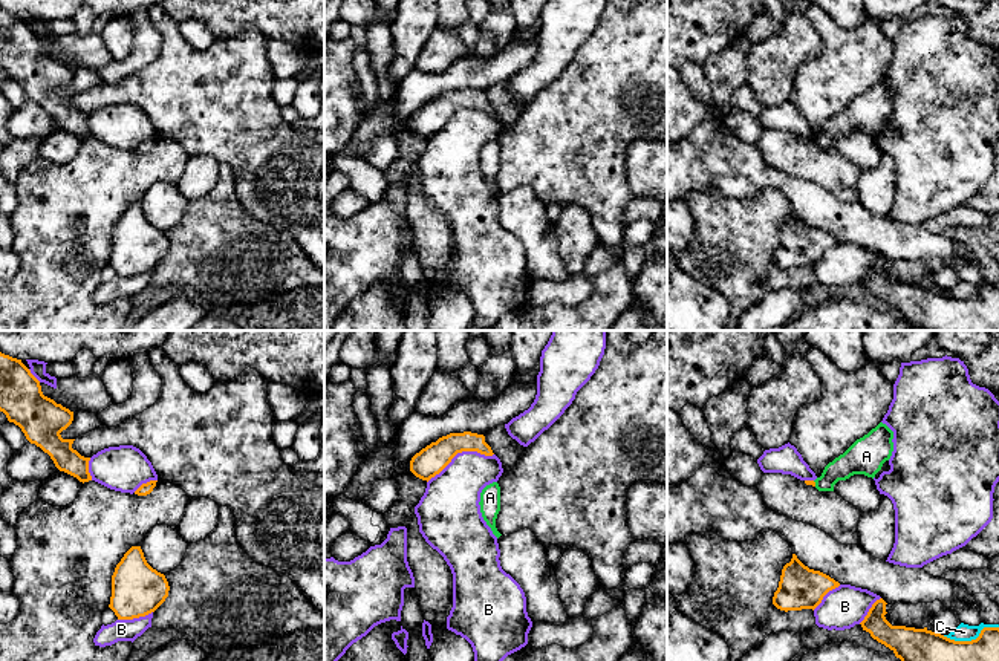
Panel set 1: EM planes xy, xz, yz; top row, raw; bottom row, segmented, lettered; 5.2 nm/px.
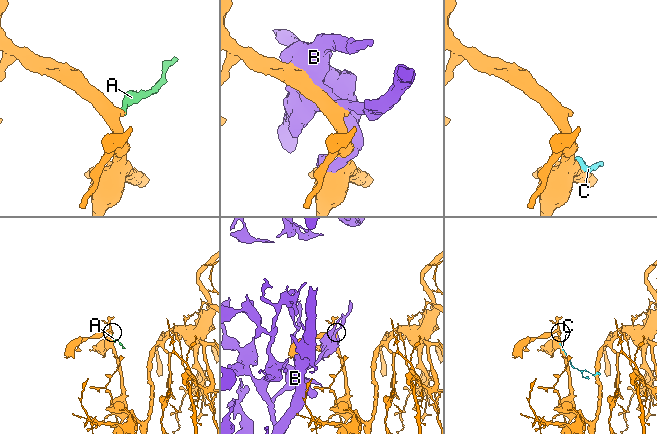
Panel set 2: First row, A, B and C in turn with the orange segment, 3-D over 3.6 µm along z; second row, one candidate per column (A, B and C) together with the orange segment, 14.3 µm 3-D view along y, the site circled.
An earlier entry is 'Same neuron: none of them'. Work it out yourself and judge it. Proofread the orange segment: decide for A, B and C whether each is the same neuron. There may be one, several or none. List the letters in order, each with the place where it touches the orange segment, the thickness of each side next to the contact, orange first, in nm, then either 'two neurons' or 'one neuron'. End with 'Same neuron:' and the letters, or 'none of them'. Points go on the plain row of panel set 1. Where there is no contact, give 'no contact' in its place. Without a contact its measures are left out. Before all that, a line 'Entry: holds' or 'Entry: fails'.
Entry: fails
A: yz (814, 141) | 30/140 nm | one neuron
B: xz (459, 109) | 160/300 nm | two neurons
C: yz (972, 297) | 360/90 nm | two neurons
Same neuron: A

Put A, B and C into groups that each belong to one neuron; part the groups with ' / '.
A / B / C

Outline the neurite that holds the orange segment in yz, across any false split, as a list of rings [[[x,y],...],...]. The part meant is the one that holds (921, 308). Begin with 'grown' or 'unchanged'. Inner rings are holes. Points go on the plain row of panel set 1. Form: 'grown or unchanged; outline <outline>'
unchanged; outline [[[883,256],[877,257],[860,282],[874,297],[889,304],[910,330],[999,330],[999,285],[984,285],[979,294],[971,298],[955,298],[927,285],[892,283],[884,274],[886,262]]]

